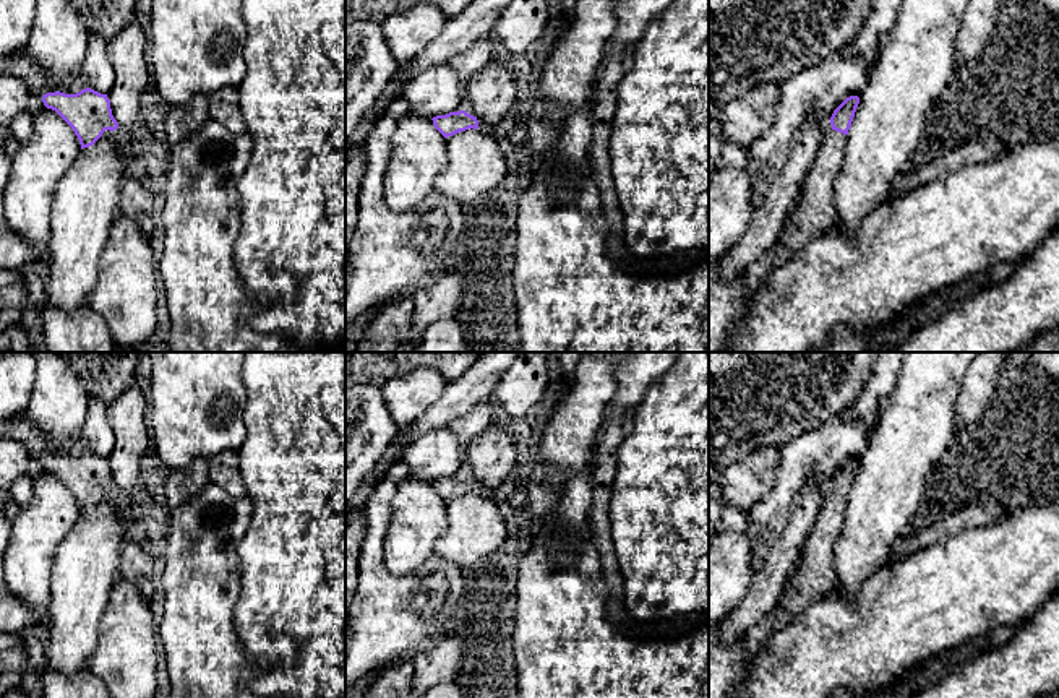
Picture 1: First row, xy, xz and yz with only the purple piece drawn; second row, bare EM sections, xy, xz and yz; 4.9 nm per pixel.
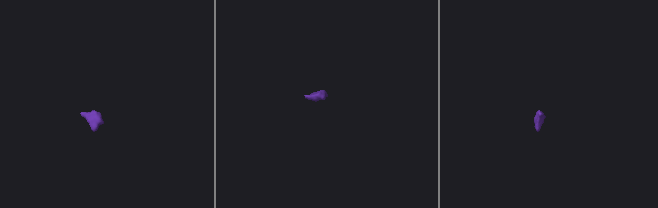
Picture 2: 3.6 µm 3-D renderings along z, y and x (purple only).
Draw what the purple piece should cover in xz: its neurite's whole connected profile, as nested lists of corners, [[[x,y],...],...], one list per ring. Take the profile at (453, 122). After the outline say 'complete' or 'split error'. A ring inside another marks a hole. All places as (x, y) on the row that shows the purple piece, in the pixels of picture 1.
[[[464,106],[459,112],[449,112],[446,115],[436,115],[431,118],[435,128],[444,136],[452,136],[459,131],[465,131],[469,128],[480,130],[483,133],[493,135],[491,130],[478,120],[478,117]]] | split error

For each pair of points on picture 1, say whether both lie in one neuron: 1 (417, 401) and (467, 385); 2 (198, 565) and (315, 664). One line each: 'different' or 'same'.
1: different
2: different

